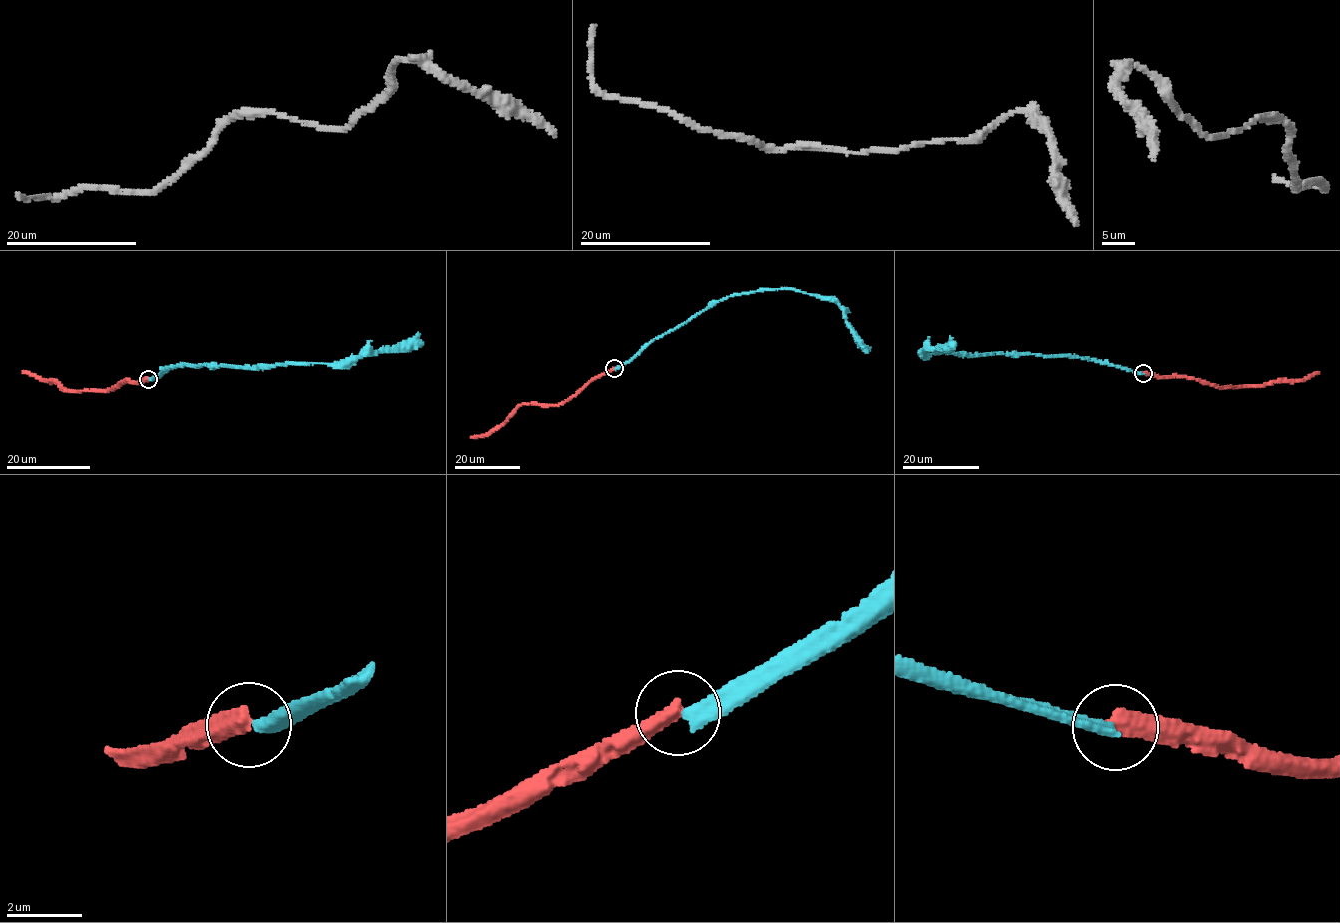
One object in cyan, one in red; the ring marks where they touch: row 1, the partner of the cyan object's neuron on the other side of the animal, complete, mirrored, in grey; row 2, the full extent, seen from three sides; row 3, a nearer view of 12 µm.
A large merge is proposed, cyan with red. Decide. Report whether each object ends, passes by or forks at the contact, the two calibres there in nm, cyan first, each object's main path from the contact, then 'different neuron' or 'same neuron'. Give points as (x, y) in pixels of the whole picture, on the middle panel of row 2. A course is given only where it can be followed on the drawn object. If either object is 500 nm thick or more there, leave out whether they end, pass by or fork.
cyan ends there; red ends there; 360 nm thick on the cyan side, 480 nm on the other; cyan runs (615, 368), (627, 363), (654, 339), (717, 302), (773, 289), (830, 298), (842, 310), (846, 325), (868, 353); red runs (615, 368), (595, 376), (567, 399), (554, 405), (521, 404), (497, 428), (471, 437); different neuron

